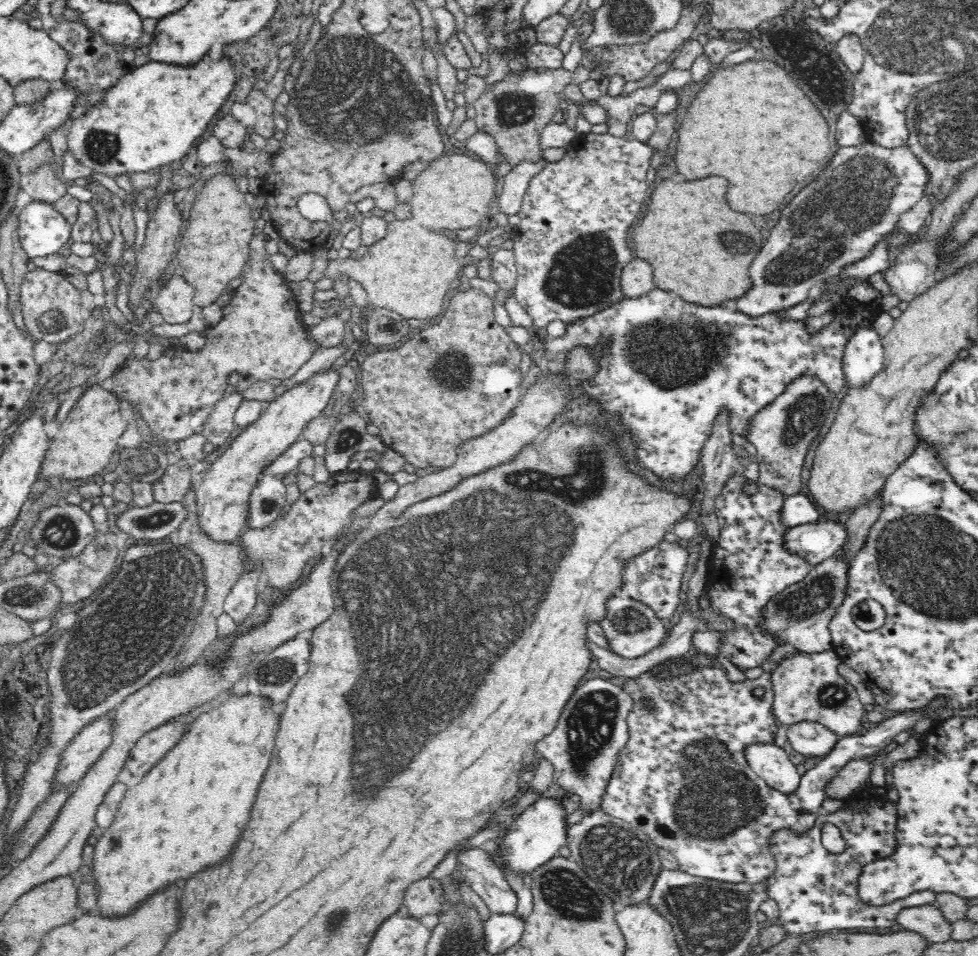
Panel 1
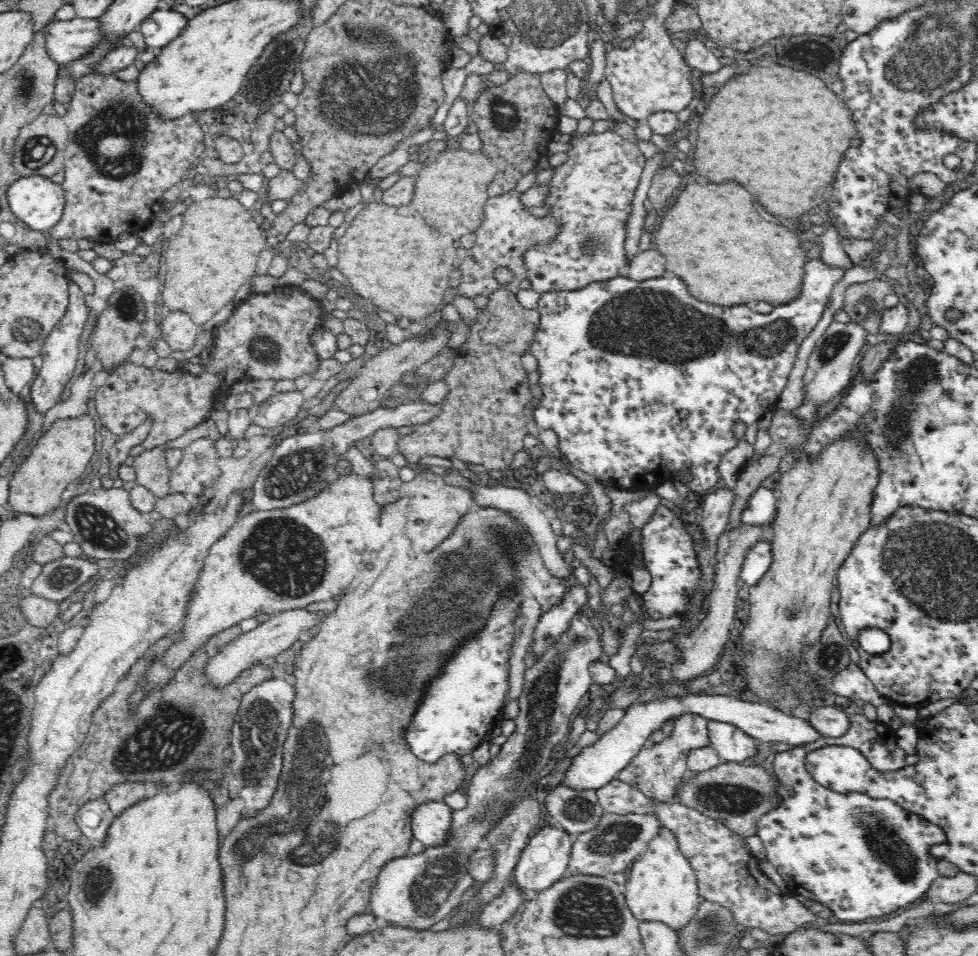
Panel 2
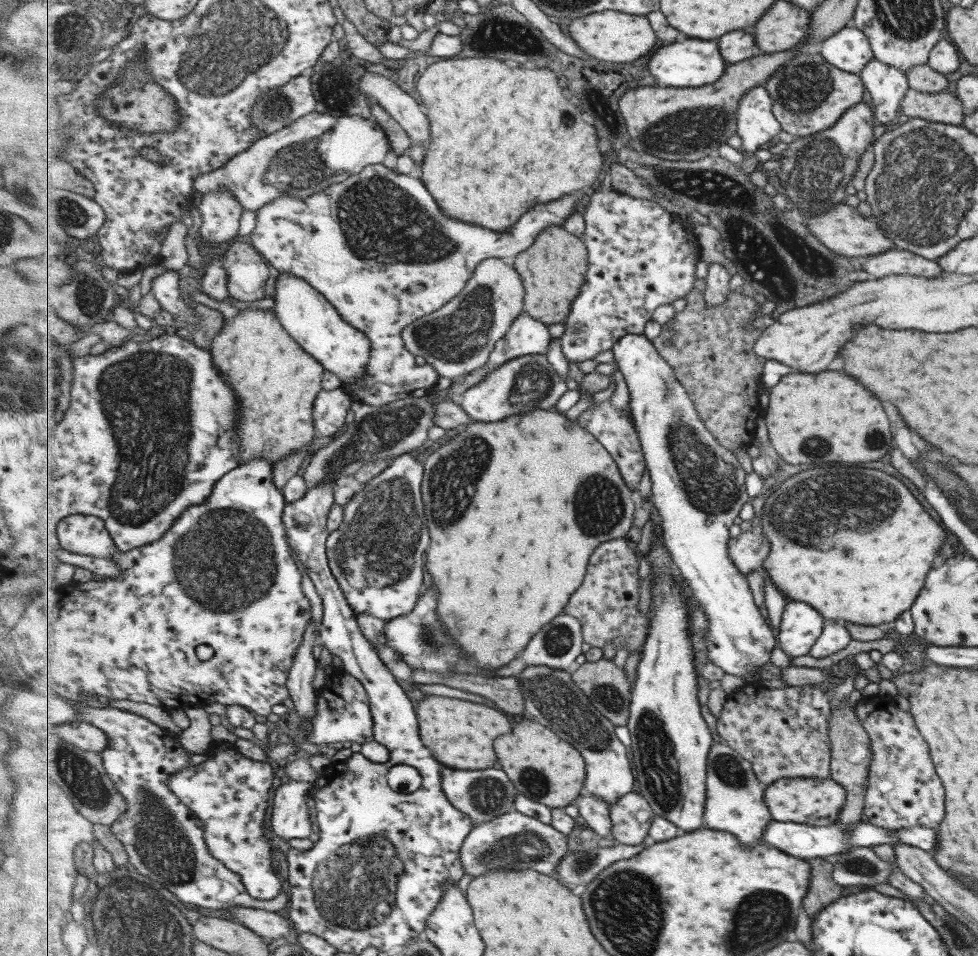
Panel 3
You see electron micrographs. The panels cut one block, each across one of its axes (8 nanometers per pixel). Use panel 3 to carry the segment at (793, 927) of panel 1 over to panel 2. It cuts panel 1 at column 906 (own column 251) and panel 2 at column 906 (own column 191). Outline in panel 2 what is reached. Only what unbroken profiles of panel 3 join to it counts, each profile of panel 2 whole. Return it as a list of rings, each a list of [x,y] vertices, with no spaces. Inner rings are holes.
[[[850,714],[850,728],[838,737],[822,737],[802,747],[791,746],[787,751],[776,753],[770,769],[774,770],[774,794],[778,805],[760,816],[757,834],[767,853],[767,861],[774,866],[776,878],[791,890],[817,900],[832,910],[842,922],[862,923],[872,916],[890,914],[901,906],[922,898],[939,875],[938,858],[930,853],[934,844],[942,844],[946,833],[932,822],[908,808],[902,808],[889,797],[872,797],[865,791],[834,792],[826,789],[807,771],[805,758],[809,752],[828,746],[854,748],[866,758],[878,772],[897,771],[906,765],[907,752],[898,745],[897,733],[889,724],[874,722],[862,714]]]

